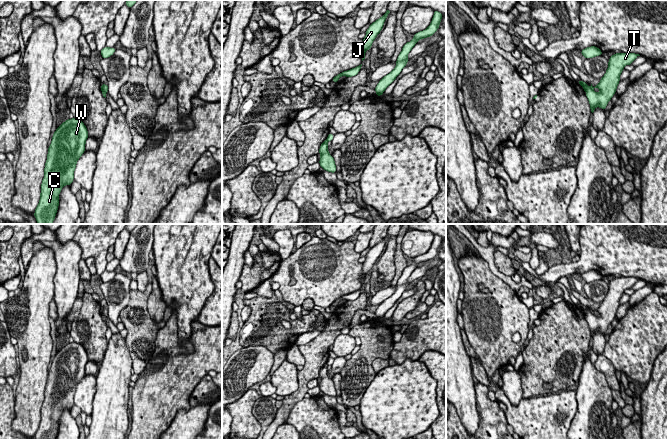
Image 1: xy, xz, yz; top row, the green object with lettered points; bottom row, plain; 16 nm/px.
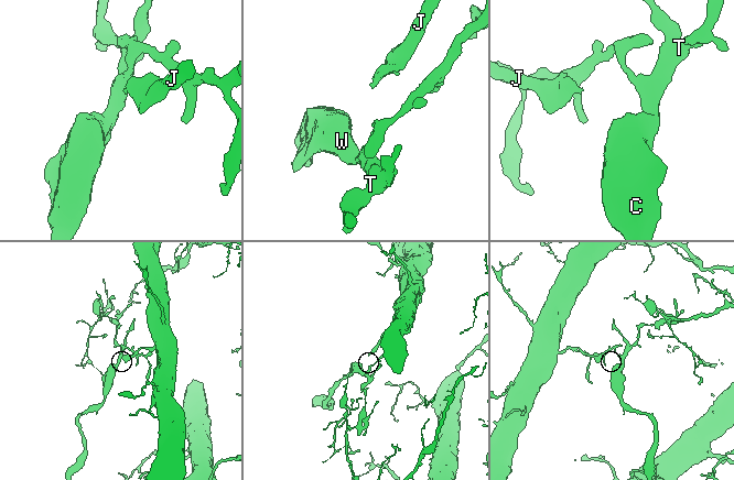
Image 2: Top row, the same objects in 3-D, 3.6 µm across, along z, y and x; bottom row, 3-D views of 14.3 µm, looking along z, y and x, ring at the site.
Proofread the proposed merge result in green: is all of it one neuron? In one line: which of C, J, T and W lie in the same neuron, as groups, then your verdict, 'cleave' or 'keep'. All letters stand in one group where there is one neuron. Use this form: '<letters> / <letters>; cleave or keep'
C T W / J; cleave

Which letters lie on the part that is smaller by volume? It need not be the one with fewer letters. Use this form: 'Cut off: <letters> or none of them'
Cut off: C, T, W

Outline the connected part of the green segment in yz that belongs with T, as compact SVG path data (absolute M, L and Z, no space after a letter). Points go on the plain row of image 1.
M615 277L610 280L608 292L600 306L589 311L587 309L586 321L590 328L590 334L593 337L596 331L605 334L608 326L616 317L617 310L620 306L620 299L626 289L631 287L638 281L636 277Z

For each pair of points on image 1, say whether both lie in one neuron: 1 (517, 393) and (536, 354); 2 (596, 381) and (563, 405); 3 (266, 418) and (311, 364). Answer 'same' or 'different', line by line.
1: different
2: different
3: different

